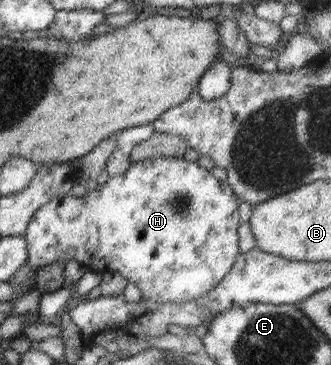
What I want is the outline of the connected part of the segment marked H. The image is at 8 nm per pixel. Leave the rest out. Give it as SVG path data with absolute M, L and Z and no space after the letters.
M161 157L152 158L143 162L133 163L129 166L126 173L116 175L109 179L104 185L99 185L94 191L87 191L85 197L77 198L70 193L65 198L51 199L45 203L29 221L27 229L23 236L28 244L28 264L29 267L37 270L39 268L51 265L51 263L65 263L69 260L75 260L85 269L93 270L99 273L117 272L123 275L129 282L135 283L141 290L142 297L151 299L154 302L179 302L187 303L199 297L205 297L217 283L229 274L231 267L235 264L240 255L239 247L239 214L237 206L240 200L233 194L231 187L227 182L219 181L213 177L212 171L200 167L196 162L186 161L184 158Z

